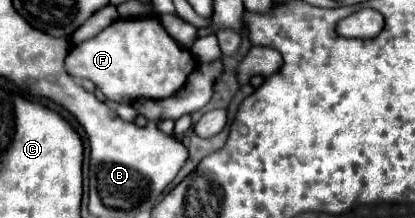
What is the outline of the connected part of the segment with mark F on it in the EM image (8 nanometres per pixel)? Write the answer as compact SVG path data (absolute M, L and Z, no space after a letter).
M145 16L145 18L129 18L129 20L115 20L105 30L101 30L97 36L79 42L65 58L65 68L69 76L75 80L91 80L97 90L109 100L109 102L123 102L123 100L163 100L173 96L187 80L187 76L195 70L195 58L191 52L183 46L179 46L159 24L157 16Z

